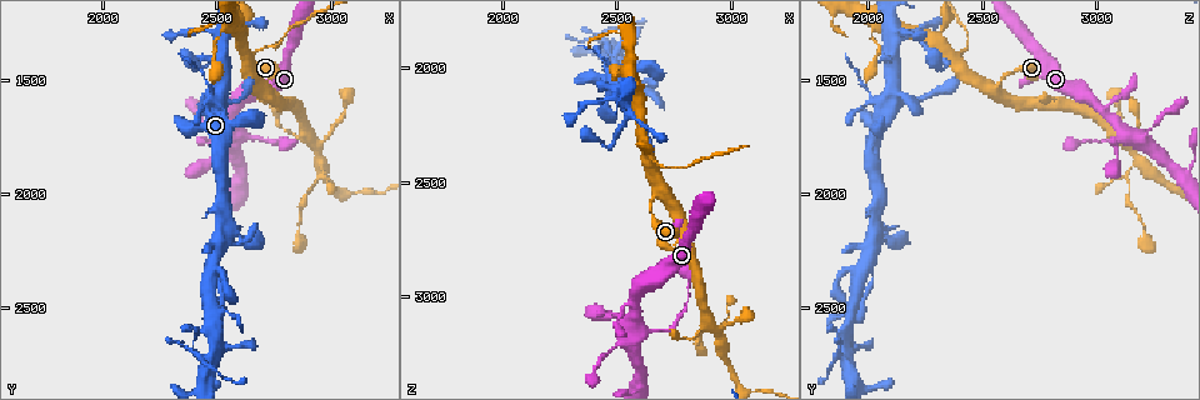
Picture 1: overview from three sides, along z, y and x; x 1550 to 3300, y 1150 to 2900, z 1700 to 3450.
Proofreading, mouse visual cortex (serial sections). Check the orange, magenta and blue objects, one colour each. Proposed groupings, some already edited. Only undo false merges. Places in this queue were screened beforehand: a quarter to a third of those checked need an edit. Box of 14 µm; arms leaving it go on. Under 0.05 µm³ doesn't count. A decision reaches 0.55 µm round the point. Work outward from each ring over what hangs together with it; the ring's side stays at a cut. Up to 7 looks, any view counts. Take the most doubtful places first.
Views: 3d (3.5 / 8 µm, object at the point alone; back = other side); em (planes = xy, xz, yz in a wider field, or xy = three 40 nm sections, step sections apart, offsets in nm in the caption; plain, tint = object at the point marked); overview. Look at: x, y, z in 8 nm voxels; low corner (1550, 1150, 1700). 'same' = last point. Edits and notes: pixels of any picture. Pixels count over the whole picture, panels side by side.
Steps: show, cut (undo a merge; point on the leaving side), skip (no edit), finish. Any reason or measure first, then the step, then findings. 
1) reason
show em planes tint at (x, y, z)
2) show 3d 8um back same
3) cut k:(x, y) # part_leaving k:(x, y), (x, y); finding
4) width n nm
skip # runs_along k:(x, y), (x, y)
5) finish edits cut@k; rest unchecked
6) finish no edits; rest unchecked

three-way junction
show 3d 8um at (2640, 1420, 2370)

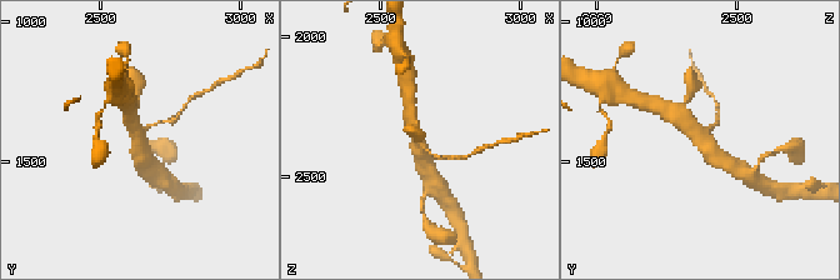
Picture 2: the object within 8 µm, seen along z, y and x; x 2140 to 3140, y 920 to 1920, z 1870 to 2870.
zoom in
show 3d 3.5um at (2640, 1440, 2380)

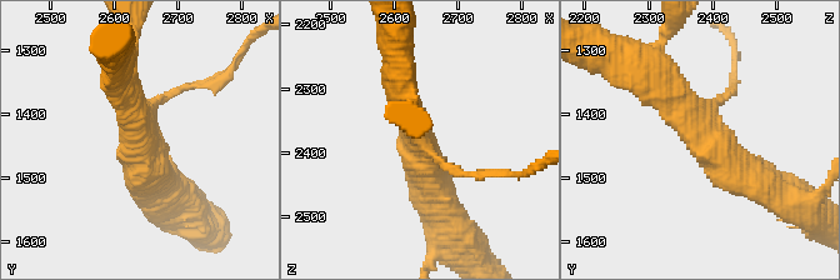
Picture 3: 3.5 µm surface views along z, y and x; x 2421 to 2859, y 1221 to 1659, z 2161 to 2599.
arms 3; arm_widths 100, 400, 450 nm
show em planes tint at (2640, 1425, 2380)

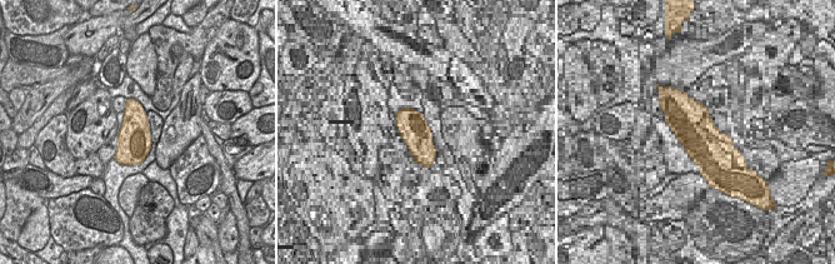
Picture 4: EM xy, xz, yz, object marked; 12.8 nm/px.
cut 3:(199, 84) # part_leaving 3:(161, 98), (220, 79), (258, 33); two cells meet here

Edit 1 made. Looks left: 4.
redraw
show overview

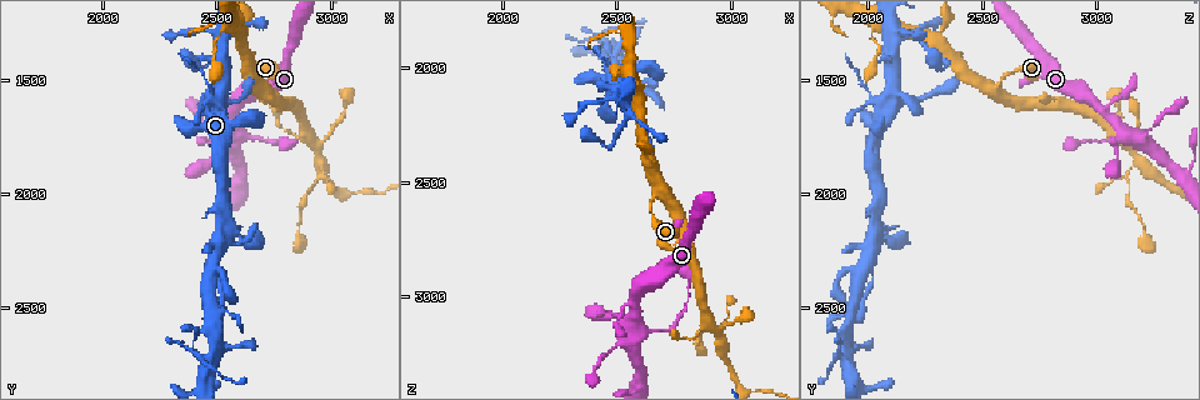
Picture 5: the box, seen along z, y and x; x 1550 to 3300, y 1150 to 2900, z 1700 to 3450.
narrows sharply
show 3d 3.5um at (2920, 1960, 3130)

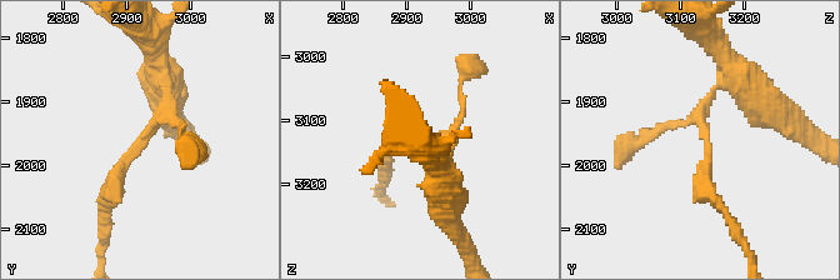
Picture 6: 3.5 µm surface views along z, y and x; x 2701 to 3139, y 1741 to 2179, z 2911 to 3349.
shape alone is not enough
show em xy step 1 tint at (2920, 1960, 3135)

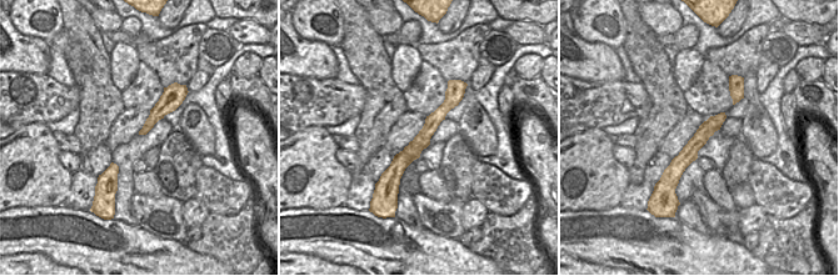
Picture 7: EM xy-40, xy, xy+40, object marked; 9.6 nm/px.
width 170 nm
skip # runs_along 7:(450, 93), (391, 182); all the same cell

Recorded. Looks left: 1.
finish edits cut@3; rest unchecked

